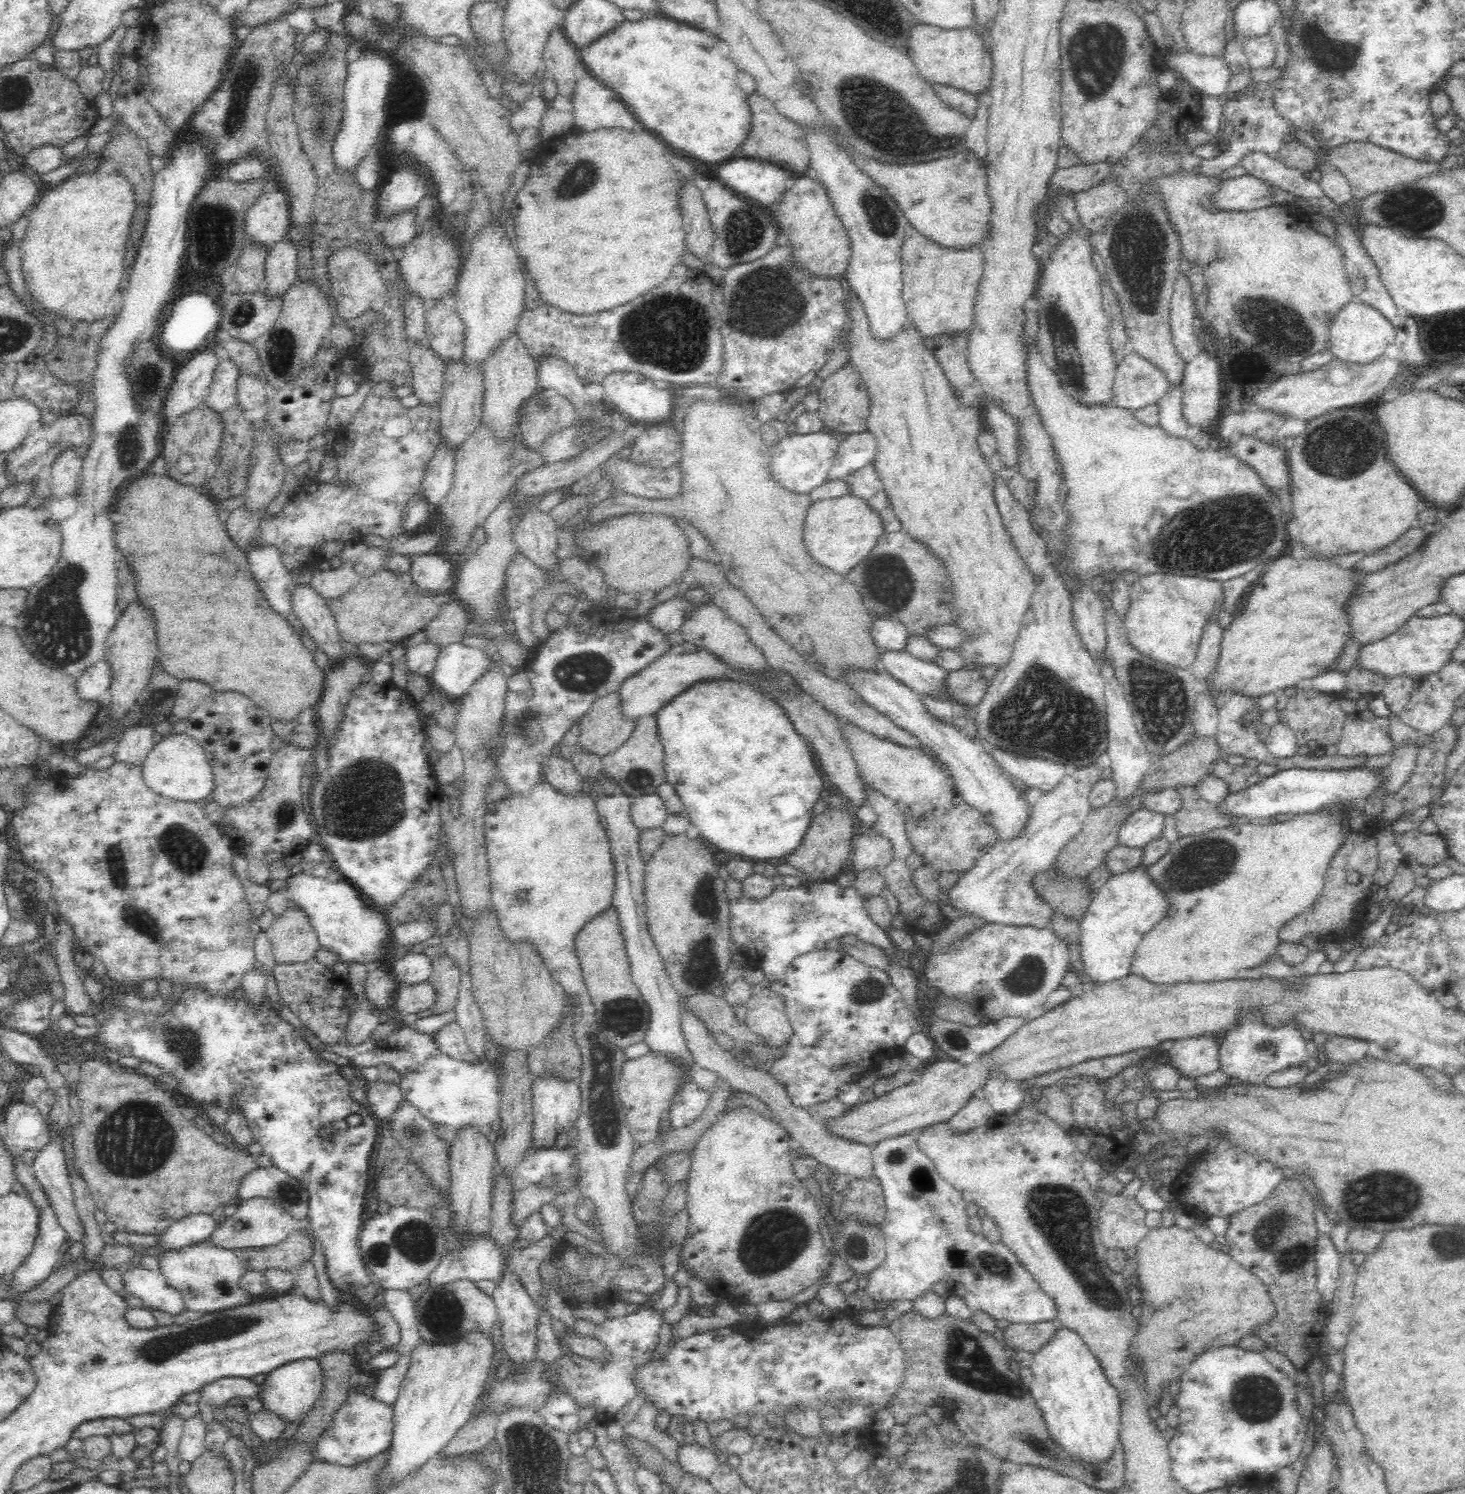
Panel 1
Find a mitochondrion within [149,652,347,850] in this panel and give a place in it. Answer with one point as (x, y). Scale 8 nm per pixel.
(285, 815)

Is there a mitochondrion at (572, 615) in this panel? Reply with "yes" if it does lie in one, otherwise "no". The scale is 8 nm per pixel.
no

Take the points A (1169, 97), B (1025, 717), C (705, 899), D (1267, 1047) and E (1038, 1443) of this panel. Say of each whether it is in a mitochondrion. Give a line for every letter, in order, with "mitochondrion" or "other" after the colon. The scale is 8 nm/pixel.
A: other
B: mitochondrion
C: mitochondrion
D: mitochondrion
E: mitochondrion

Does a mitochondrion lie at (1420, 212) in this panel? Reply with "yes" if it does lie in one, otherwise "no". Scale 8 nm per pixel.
yes

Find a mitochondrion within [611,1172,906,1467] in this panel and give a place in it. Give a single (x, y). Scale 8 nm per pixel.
(771, 1239)

